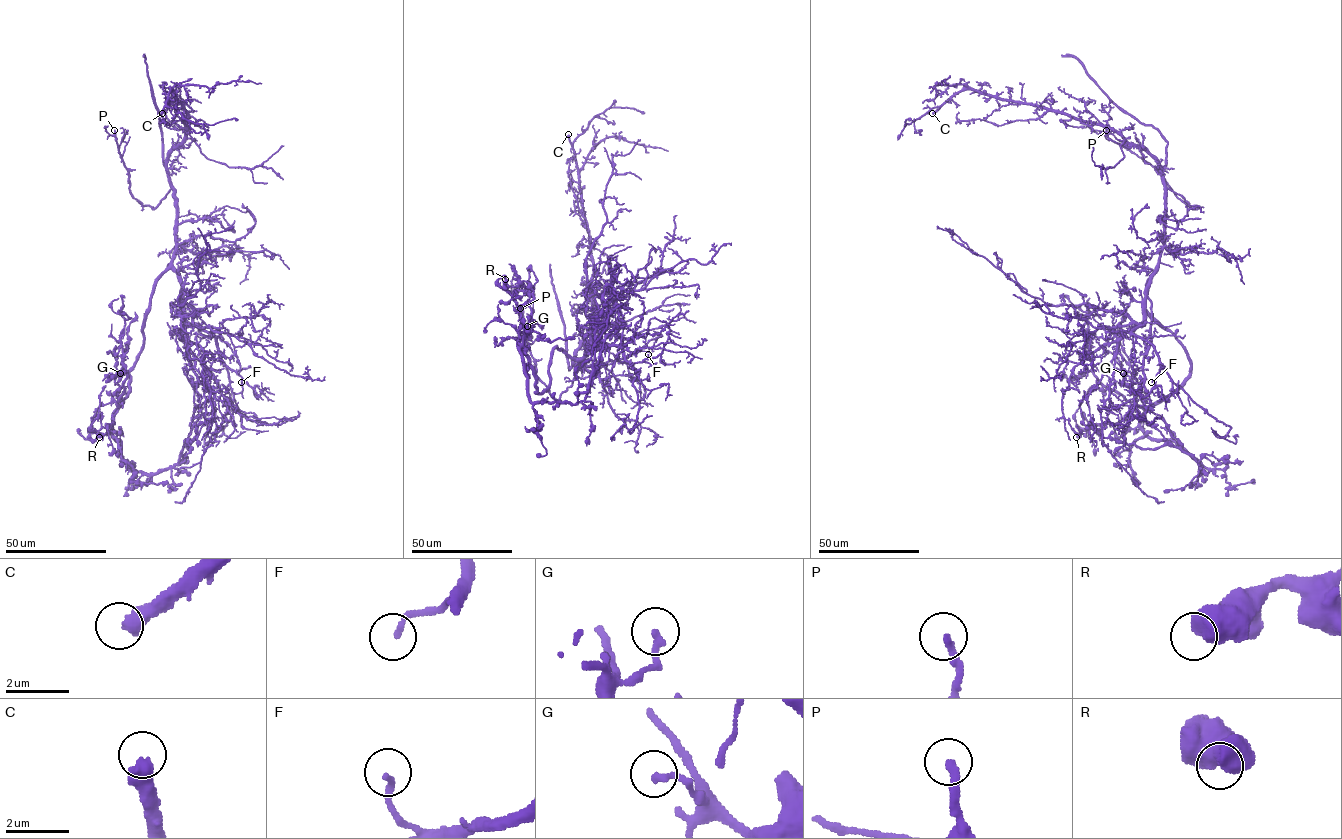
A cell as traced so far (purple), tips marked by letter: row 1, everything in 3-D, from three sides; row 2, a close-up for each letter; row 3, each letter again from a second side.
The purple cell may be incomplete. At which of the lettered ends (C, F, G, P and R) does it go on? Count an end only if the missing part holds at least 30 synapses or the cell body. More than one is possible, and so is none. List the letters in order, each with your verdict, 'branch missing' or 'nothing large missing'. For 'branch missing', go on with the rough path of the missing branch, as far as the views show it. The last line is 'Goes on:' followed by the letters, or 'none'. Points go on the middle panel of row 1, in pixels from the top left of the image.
C: branch missing | (568, 134), (570, 119), (582, 107), (590, 104), (601, 110), (619, 132)
F: nothing large missing
G: nothing large missing
P: branch missing | (520, 308), (522, 269), (528, 256)
R: nothing large missing
Goes on: C, P

